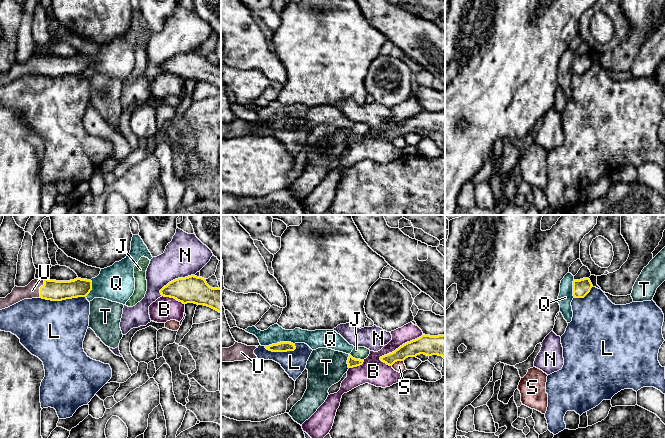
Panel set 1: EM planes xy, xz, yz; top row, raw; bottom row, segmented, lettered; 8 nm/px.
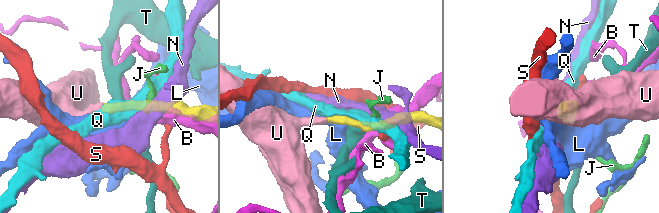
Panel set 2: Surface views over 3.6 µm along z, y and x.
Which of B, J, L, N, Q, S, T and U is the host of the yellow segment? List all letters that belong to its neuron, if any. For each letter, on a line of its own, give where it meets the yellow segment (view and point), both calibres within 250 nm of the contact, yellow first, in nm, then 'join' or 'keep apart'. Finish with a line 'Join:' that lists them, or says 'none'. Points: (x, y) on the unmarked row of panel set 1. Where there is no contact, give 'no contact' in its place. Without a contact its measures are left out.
B: meets yellow in xz at (402, 121); 160 nm thick on the yellow side, 140 nm on the other; keep apart
J: meets yellow in xz at (357, 135); 80 nm thick on the yellow side, 100 nm on the other; keep apart
L: meets yellow in xy at (62, 75); 170 nm thick on the yellow side, 460 nm on the other; keep apart
N: meets yellow in xy at (175, 55); 220 nm thick on the yellow side, 320 nm on the other; keep apart
Q: meets yellow in xz at (280, 118); 80 nm thick on the yellow side, 150 nm on the other; keep apart
S: meets yellow in xz at (397, 136); 140 nm thick on the yellow side, 90 nm on the other; keep apart
T: meets yellow in xz at (347, 138); 80 nm thick on the yellow side, 300 nm on the other; keep apart
U: meets yellow in xy at (40, 65); 170 nm thick on the yellow side, 120 nm on the other; join
Join: U

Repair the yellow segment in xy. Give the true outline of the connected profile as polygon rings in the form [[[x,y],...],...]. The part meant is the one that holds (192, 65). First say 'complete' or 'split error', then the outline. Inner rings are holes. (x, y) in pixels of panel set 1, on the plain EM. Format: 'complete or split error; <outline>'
complete; [[[191,51],[175,55],[164,62],[160,69],[183,80],[204,81],[221,89],[221,64],[210,63],[202,53]]]

